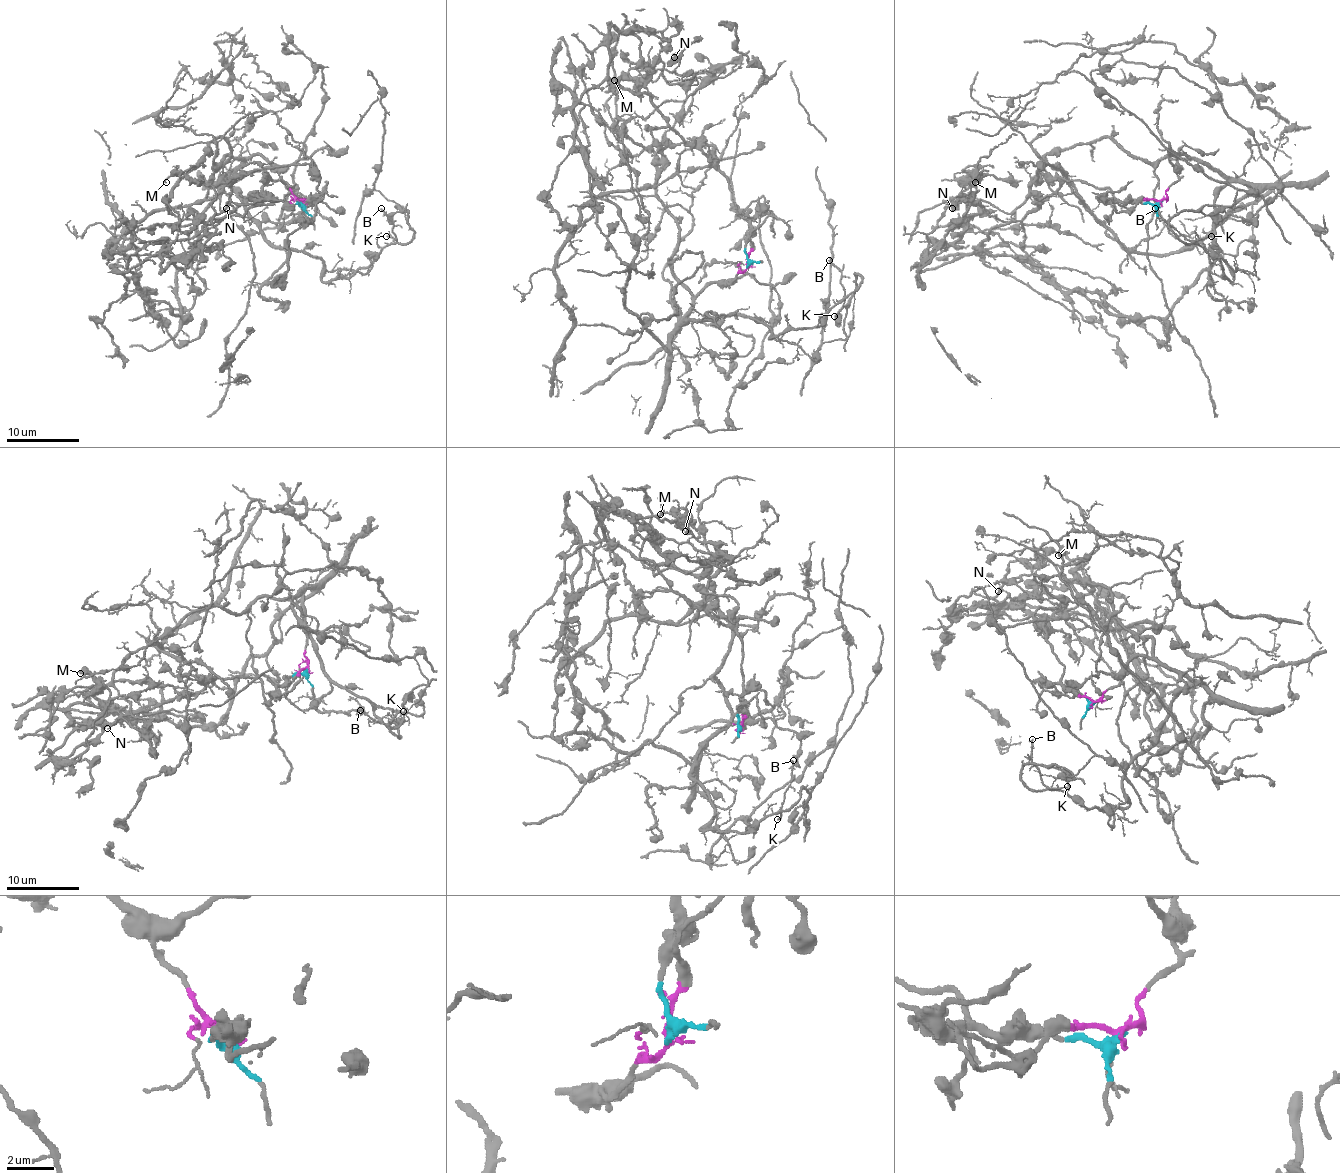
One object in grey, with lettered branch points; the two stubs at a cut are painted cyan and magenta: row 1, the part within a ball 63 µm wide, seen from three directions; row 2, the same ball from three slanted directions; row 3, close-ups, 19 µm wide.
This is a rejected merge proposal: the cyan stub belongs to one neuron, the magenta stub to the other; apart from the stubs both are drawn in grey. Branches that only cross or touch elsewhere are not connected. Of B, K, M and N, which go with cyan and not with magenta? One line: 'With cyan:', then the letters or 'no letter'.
With cyan: M, N

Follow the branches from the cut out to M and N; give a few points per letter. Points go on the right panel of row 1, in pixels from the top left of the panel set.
M: (1160, 203), (1120, 203), (1108, 188), (1066, 181), (971, 253), (922, 270), (939, 217), (975, 173), (975, 183)
N: (1160, 203), (1120, 203), (1108, 188), (1066, 181), (971, 253), (922, 270), (966, 228), (966, 204), (951, 208)

